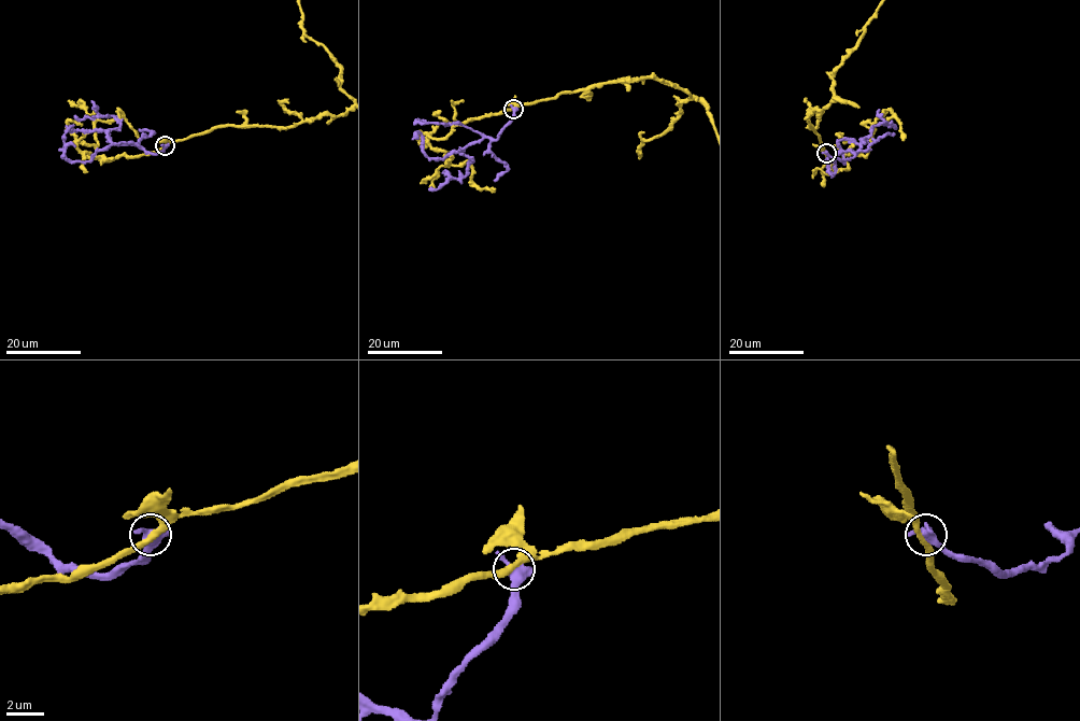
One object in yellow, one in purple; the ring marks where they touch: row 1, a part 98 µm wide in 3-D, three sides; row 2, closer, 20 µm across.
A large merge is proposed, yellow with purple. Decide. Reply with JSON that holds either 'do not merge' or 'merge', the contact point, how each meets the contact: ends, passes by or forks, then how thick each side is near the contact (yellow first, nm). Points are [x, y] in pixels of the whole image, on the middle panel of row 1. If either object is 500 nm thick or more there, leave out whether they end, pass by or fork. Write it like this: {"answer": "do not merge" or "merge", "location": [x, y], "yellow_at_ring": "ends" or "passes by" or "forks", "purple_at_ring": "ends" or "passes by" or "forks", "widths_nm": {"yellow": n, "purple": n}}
{"answer": "do not merge", "location": [513, 109], "widths_nm": {"yellow": 320, "purple": 500}}

